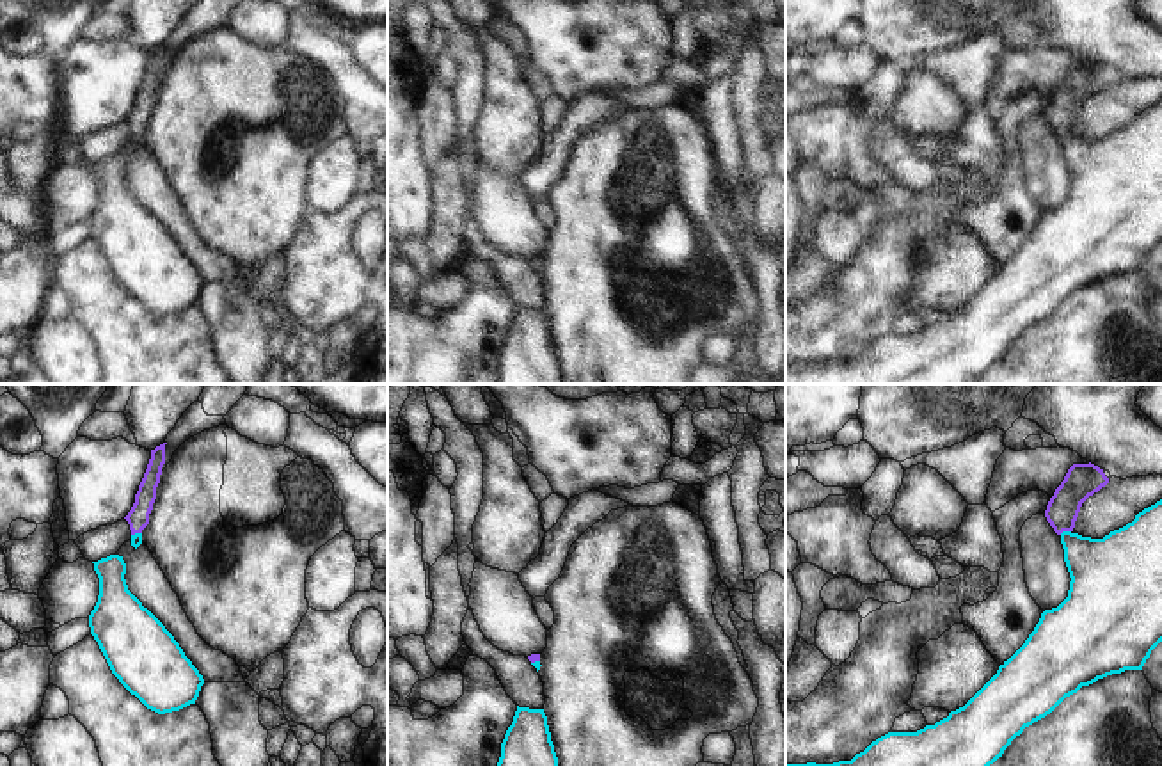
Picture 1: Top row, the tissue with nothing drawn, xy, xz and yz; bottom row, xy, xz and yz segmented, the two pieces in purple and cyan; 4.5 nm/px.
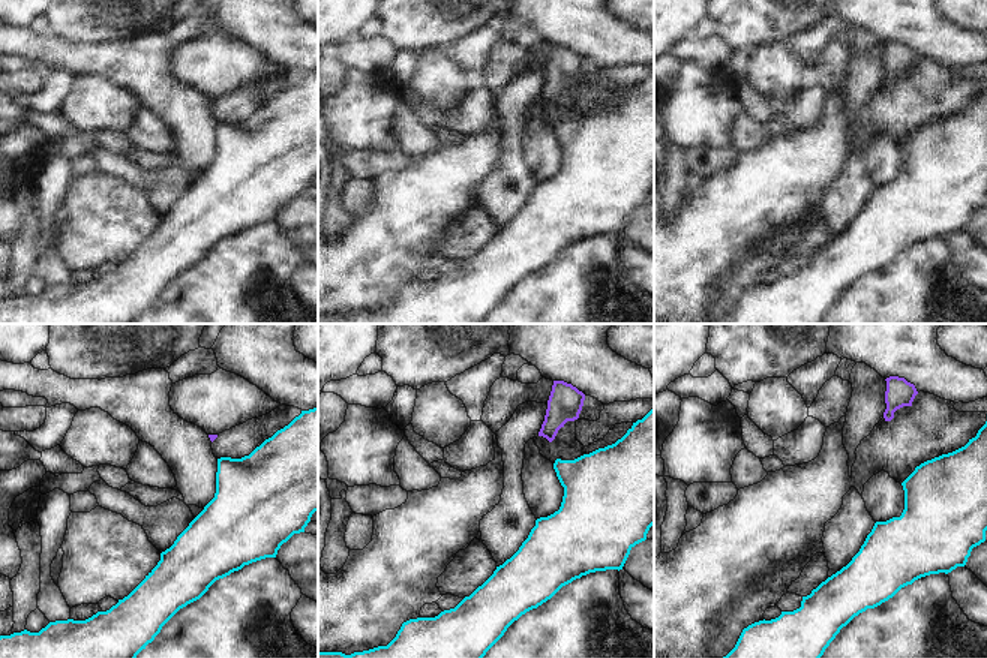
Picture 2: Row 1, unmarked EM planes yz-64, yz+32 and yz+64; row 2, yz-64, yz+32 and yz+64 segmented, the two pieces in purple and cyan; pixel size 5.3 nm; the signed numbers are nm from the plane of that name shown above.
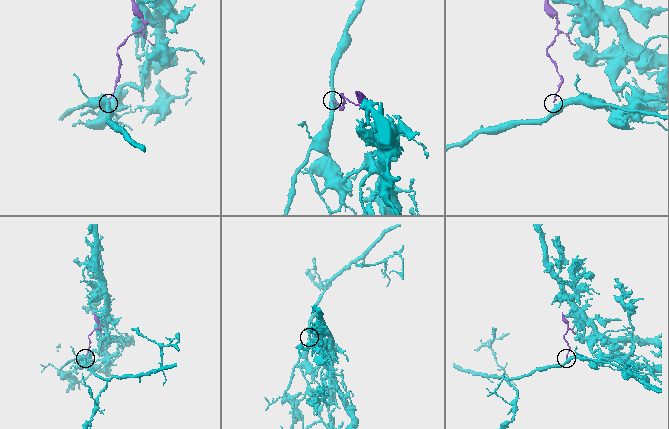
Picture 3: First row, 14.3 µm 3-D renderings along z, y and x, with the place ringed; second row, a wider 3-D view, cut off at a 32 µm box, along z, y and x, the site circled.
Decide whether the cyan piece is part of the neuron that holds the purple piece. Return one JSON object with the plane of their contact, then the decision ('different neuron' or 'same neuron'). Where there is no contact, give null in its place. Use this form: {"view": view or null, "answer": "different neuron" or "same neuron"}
{"view": "yz", "answer": "same neuron"}

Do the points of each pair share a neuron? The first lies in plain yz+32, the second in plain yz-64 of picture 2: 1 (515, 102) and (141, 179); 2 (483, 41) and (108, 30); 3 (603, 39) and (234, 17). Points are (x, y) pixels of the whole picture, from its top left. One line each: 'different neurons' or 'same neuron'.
1: same neuron
2: different neurons
3: same neuron

